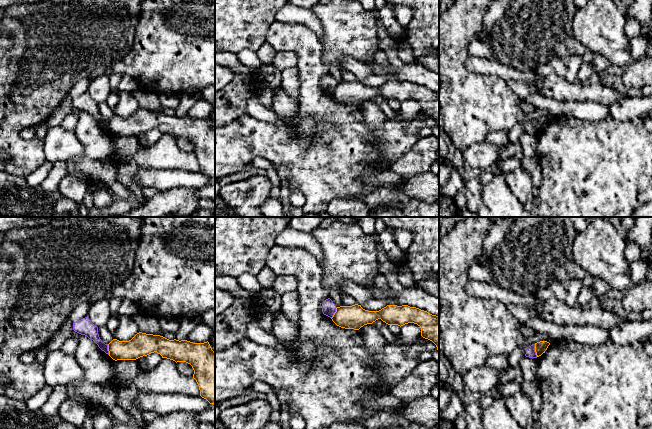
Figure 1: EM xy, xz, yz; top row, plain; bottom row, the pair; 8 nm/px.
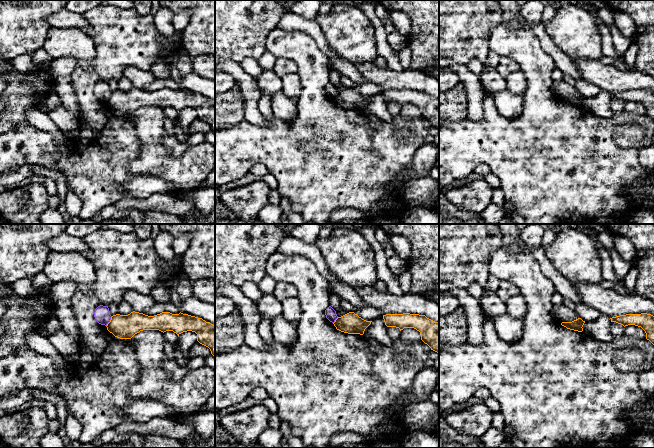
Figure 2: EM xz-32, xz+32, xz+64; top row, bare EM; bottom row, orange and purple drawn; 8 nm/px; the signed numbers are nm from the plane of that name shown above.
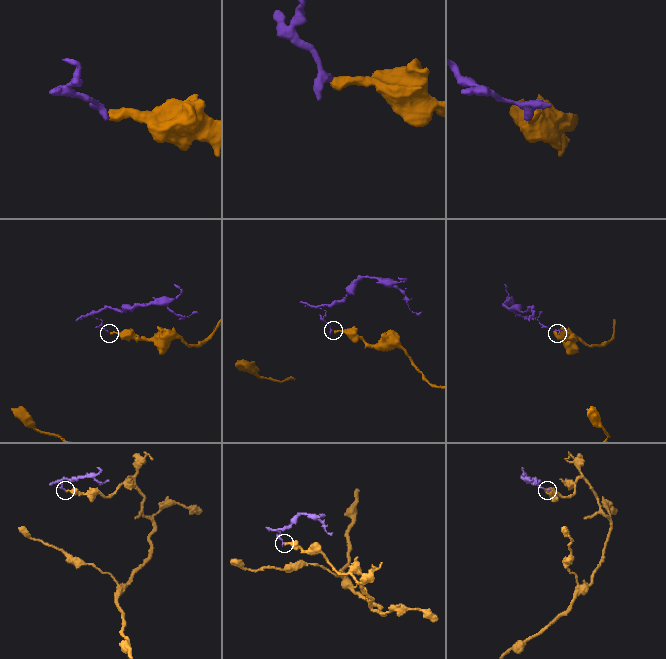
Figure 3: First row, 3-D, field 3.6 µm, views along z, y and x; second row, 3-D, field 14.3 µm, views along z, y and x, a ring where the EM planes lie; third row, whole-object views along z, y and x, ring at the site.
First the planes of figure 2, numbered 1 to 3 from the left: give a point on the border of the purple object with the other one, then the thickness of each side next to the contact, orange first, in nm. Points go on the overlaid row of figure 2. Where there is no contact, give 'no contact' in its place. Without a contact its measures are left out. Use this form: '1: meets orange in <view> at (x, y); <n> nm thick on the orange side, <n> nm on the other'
1: meets orange in xz-32 at (110, 321); 190 nm thick on the orange side, 130 nm on the other
2: meets orange in xz+32 at (335, 320); 170 nm thick on the orange side, 90 nm on the other
3: no contact

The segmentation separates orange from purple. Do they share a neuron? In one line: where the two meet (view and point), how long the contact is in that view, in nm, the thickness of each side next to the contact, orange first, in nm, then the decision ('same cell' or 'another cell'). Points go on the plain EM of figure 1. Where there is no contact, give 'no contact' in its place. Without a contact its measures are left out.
yz (535, 126) | 110 nm | 100/80 nm | another cell

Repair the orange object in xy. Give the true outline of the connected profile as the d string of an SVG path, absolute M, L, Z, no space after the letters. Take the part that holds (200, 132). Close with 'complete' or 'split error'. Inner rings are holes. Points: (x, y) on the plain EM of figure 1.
M139 108L129 117L113 115L108 120L109 132L117 136L136 136L157 128L162 134L186 138L194 146L200 172L215 180L215 128L209 118L169 116L160 111Z | complete

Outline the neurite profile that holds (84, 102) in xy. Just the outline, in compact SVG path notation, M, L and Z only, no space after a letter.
M88 93L73 99L73 106L81 111L93 116L98 123L109 131L108 120L105 120L99 113L98 103L94 101Z

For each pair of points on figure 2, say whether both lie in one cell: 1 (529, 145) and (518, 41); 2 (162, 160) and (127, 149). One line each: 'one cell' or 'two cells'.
1: one cell
2: two cells

